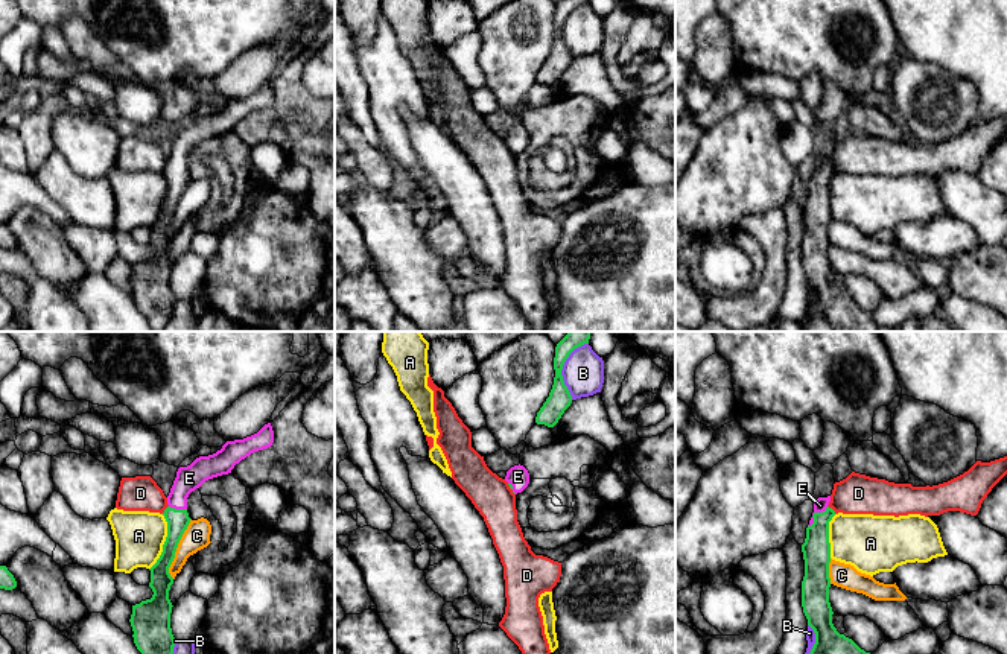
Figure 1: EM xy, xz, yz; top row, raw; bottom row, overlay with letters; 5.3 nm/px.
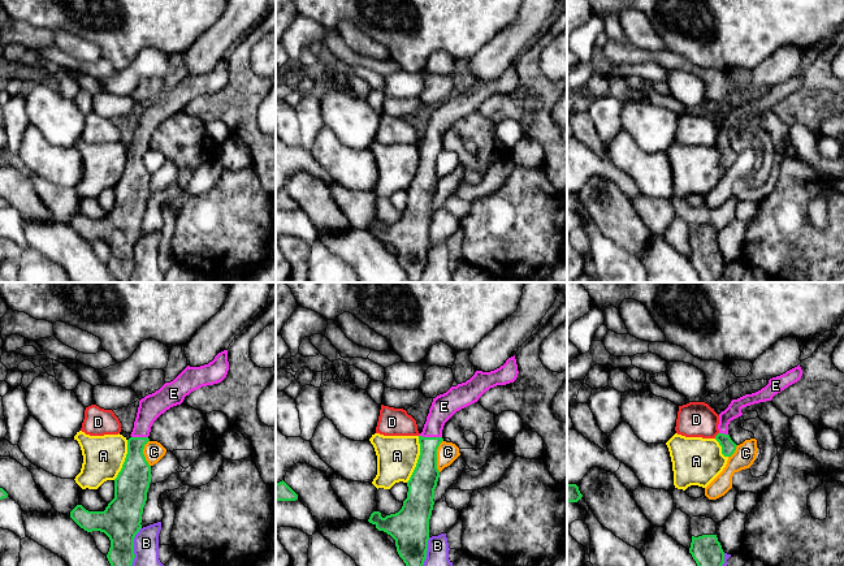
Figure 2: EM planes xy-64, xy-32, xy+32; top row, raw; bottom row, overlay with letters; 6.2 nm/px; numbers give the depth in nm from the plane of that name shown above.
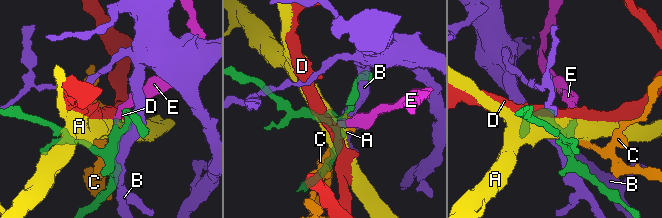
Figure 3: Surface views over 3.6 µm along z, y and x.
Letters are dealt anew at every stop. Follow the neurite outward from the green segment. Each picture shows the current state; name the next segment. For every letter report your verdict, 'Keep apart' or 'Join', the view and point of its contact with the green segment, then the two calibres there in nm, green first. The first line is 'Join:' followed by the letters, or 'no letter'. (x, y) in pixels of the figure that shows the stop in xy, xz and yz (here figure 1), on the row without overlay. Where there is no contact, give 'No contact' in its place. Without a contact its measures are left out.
Join: E
A: Keep apart. Touches green at xy (165, 201). Thickness 120 nm (green) against 260 nm
B: Keep apart. Touches green at xz (562, 28). Thickness 120 nm (green) against 220 nm
C: Keep apart. Touches green at xy (175, 209). Thickness 120 nm (green) against 140 nm
D: Keep apart. Touches green at yz (832, 169). Thickness 150 nm (green) against 200 nm
E: Join. Touches green at yz (814, 174). Thickness 150 nm (green) against 70 nm

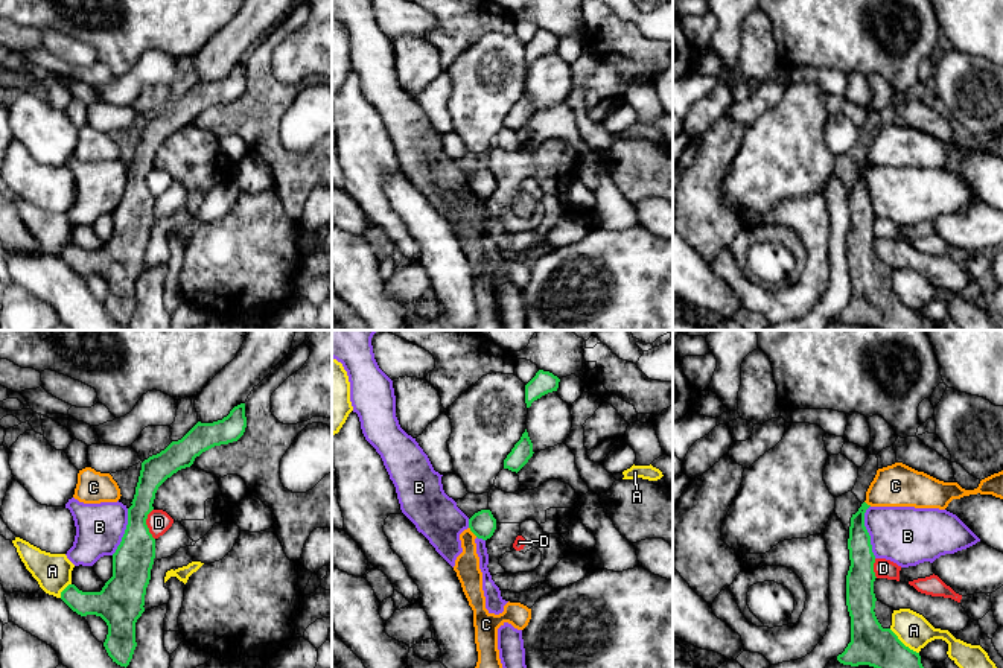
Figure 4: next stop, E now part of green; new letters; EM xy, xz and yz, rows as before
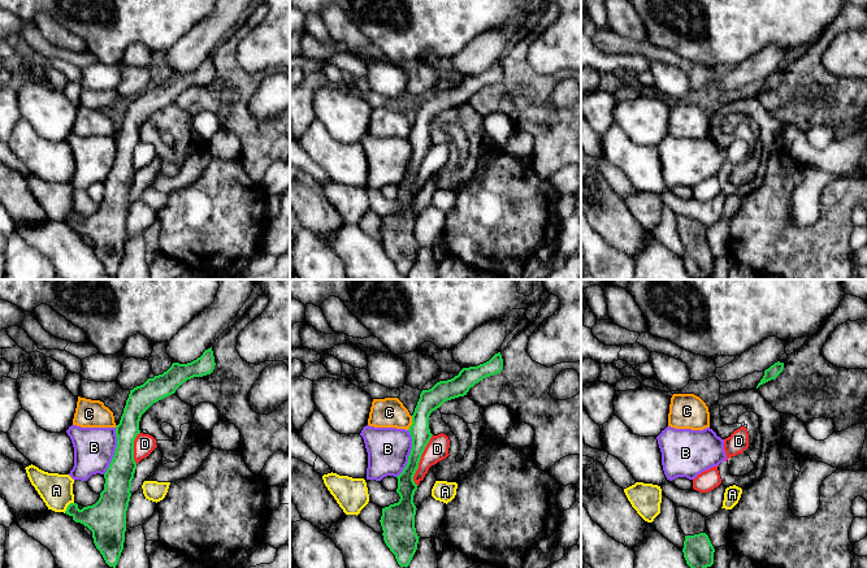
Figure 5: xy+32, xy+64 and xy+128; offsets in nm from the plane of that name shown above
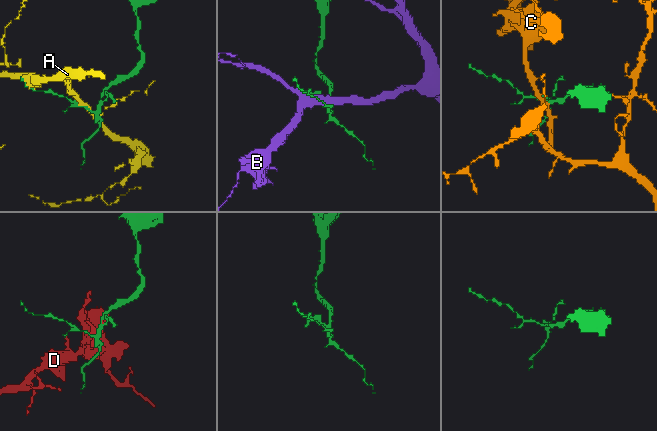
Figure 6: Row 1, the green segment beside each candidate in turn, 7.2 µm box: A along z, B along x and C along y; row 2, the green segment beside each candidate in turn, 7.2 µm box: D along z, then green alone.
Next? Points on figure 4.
Join: no letter
A: Keep apart. Touches green at yz (903, 303). Thickness 220 nm (green) against 180 nm
B: Keep apart. Touches green at yz (866, 190). Thickness 150 nm (green) against 320 nm
C: Keep apart. Touches green at xz (472, 190). Thickness 140 nm (green) against 130 nm
D: Keep apart. Touches green at xy (145, 183). Thickness 220 nm (green) against 120 nm

